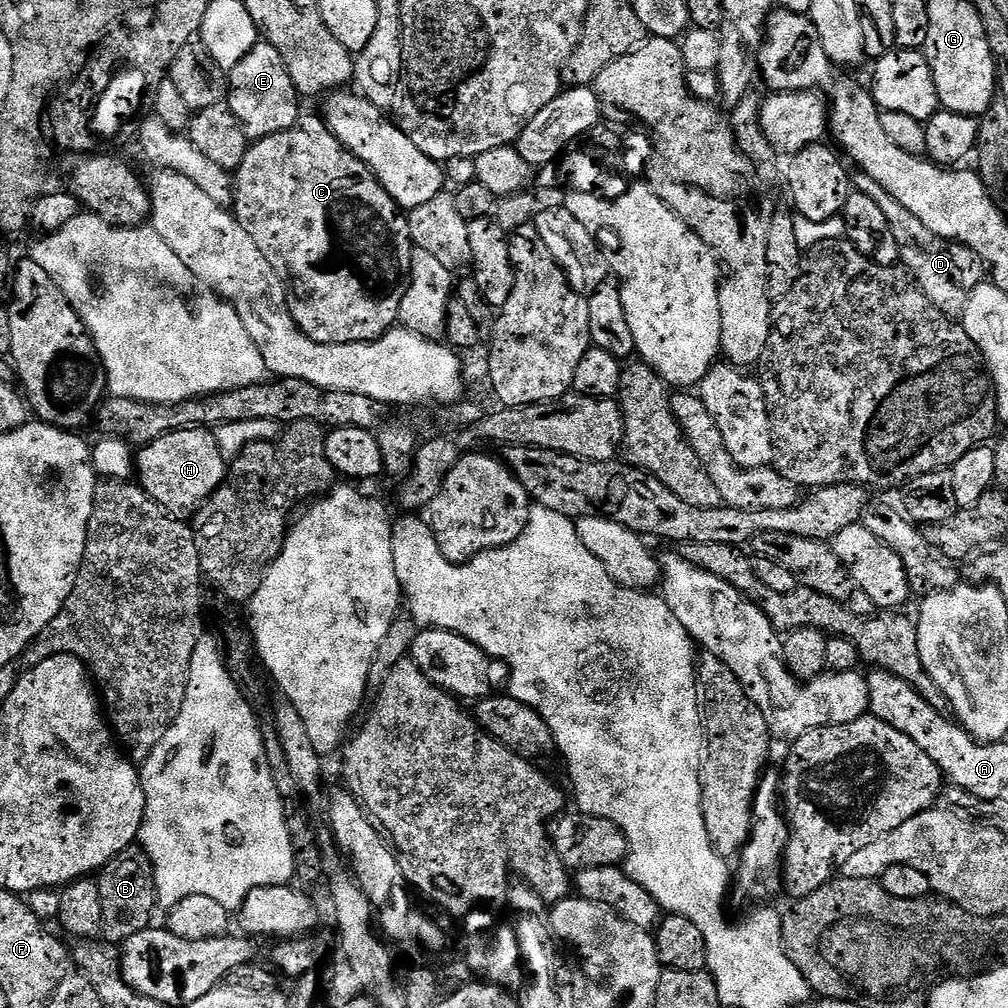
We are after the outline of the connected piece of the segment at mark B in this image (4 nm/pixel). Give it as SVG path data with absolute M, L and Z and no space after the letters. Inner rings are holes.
M133 846L111 860L98 873L98 883L102 894L102 936L107 943L115 946L134 938L153 923L152 915L158 912L156 883L152 873L152 863L143 848Z

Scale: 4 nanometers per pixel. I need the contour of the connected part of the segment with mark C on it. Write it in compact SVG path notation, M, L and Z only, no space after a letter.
M301 115L290 130L282 130L278 134L270 134L266 138L255 141L249 147L246 158L242 158L242 166L234 173L234 215L236 221L254 238L258 250L266 254L266 262L274 266L274 270L284 281L290 296L290 311L294 322L315 342L315 344L371 344L379 336L384 336L391 328L397 327L400 318L402 298L408 289L410 274L410 258L414 247L408 229L408 217L386 194L386 190L378 182L378 178L331 132L319 115Z

